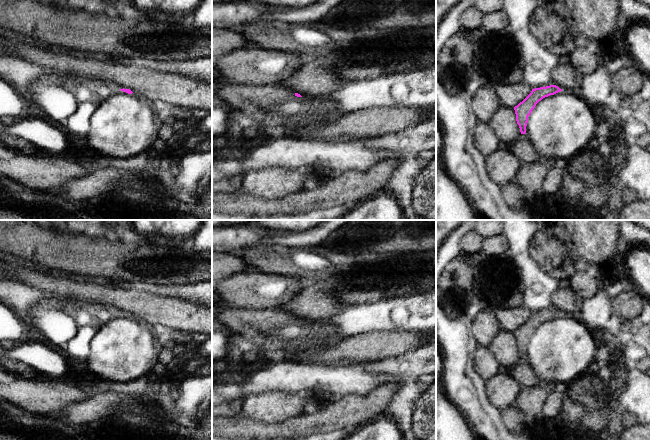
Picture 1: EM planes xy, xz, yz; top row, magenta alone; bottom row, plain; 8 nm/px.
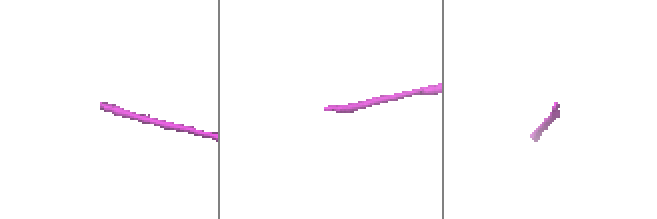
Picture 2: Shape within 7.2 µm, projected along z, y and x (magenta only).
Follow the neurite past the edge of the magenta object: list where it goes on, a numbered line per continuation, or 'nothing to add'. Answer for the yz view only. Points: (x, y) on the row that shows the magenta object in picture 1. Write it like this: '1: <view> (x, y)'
nothing to add

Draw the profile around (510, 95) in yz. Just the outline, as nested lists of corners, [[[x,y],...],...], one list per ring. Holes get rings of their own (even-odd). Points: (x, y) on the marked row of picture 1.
[[[521,81],[511,84],[503,84],[495,87],[496,95],[500,104],[509,109],[514,108],[522,102],[532,91],[530,85]]]

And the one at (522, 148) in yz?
[[[522,134],[511,146],[511,151],[519,159],[520,163],[532,163],[541,159],[536,152],[534,146],[531,144],[528,136]]]

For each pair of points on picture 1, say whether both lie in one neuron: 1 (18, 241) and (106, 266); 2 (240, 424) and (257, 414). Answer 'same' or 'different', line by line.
1: same
2: different

